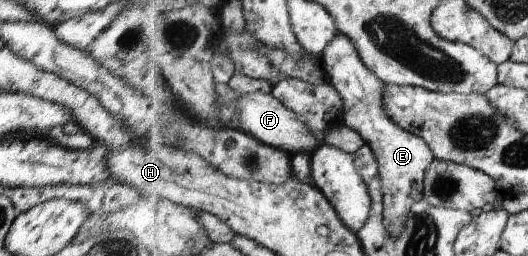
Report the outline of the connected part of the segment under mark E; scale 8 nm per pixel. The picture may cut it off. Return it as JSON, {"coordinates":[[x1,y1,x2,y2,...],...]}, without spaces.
{"coordinates":[[344,33,326,45,322,52,322,63,343,100,344,123,359,132,365,144,369,144,377,156,381,168,384,194,384,216,386,228,397,237,405,229,405,218,413,204,424,199,424,175,435,159,422,137,398,126,389,117,383,103,385,82,372,72,360,56,354,41]]}

